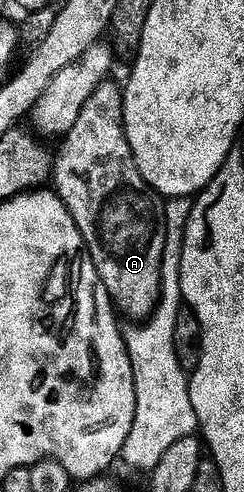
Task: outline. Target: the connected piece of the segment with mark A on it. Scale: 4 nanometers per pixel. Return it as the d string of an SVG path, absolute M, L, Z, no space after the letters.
M103 82L92 93L70 132L59 143L63 144L59 146L58 152L56 148L52 160L52 184L68 214L72 214L86 244L86 251L100 274L100 282L104 282L115 309L123 317L131 316L134 319L131 321L145 322L154 313L162 296L162 259L168 255L166 218L158 193L148 186L148 182L144 182L134 161L126 127L122 124L123 89L110 83Z

